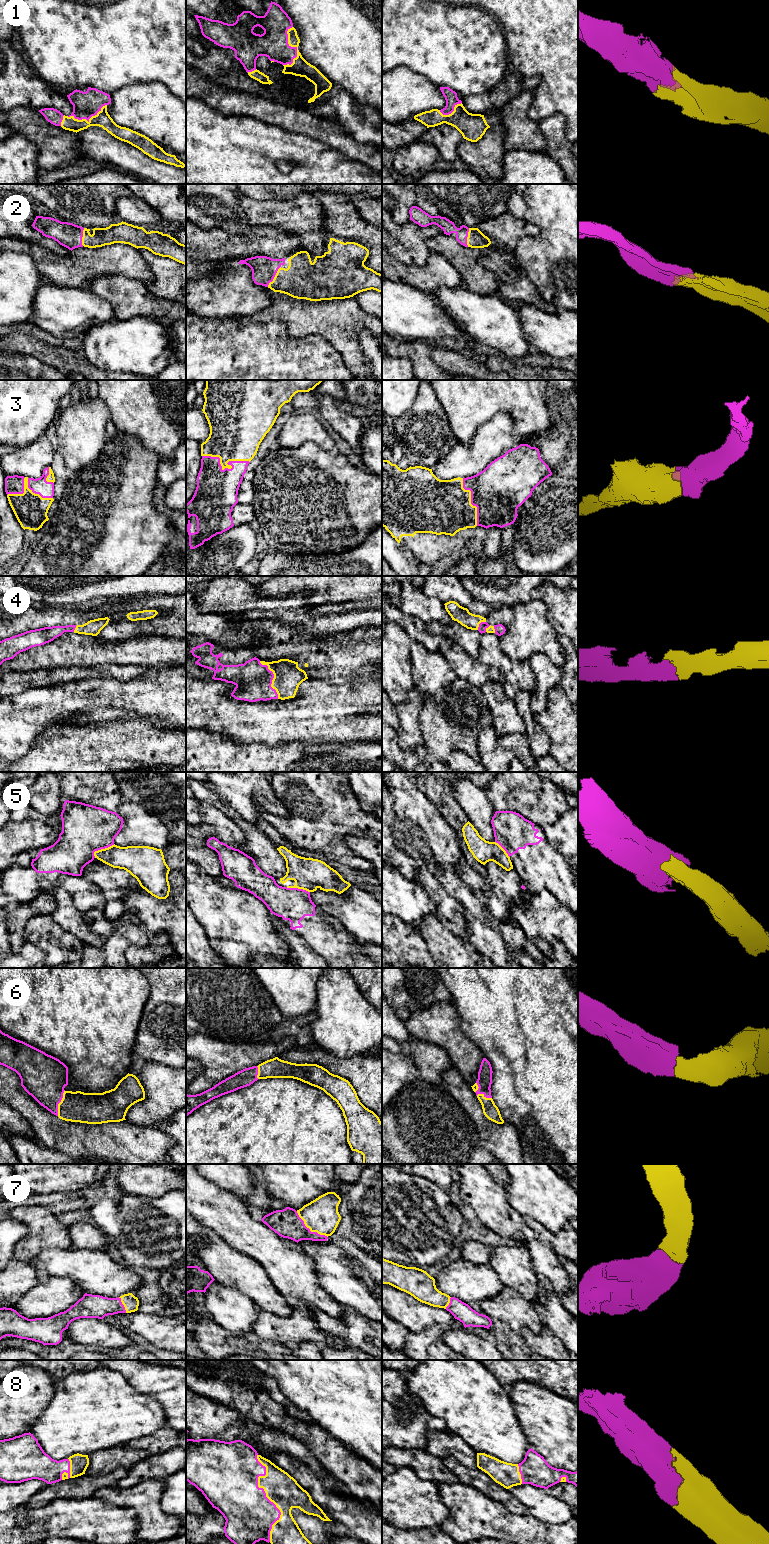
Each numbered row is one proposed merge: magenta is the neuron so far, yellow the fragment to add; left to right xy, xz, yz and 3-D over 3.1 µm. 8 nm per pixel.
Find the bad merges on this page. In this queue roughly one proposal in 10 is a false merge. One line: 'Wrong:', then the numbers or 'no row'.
Wrong: 5

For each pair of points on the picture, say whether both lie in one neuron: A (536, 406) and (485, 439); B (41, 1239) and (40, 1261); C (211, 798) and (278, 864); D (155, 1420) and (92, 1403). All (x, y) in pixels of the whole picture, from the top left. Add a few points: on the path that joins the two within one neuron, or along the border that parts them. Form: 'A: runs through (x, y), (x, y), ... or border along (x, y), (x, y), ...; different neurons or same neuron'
A: border along (489, 420), (506, 412), (514, 433), (533, 433); different neurons
B: border along (63, 1249), (45, 1248), (32, 1262); different neurons
C: runs through (229, 813), (248, 829), (260, 846); same neuron
D: runs through (139, 1415), (108, 1412); same neuron

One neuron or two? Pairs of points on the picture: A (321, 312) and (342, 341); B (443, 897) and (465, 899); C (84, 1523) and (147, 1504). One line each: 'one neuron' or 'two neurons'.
A: one neuron
B: two neurons
C: two neurons

